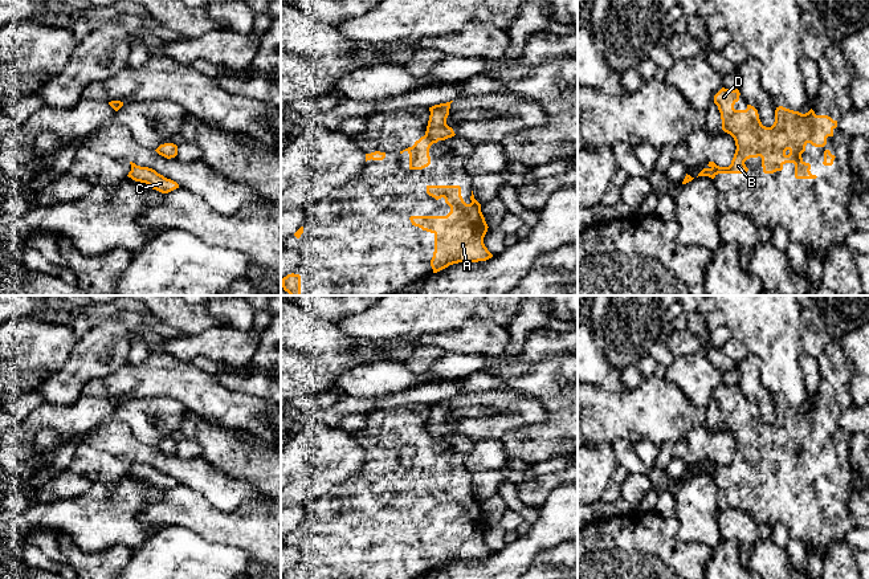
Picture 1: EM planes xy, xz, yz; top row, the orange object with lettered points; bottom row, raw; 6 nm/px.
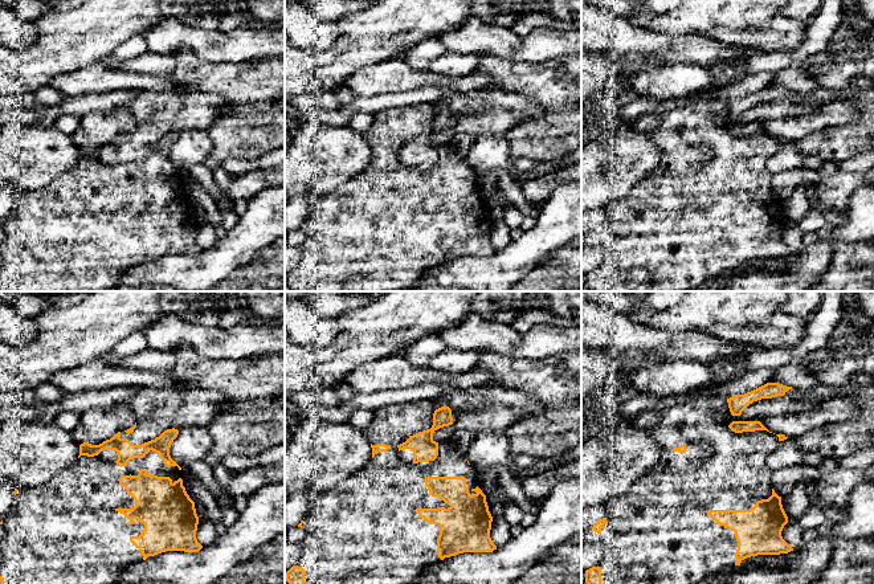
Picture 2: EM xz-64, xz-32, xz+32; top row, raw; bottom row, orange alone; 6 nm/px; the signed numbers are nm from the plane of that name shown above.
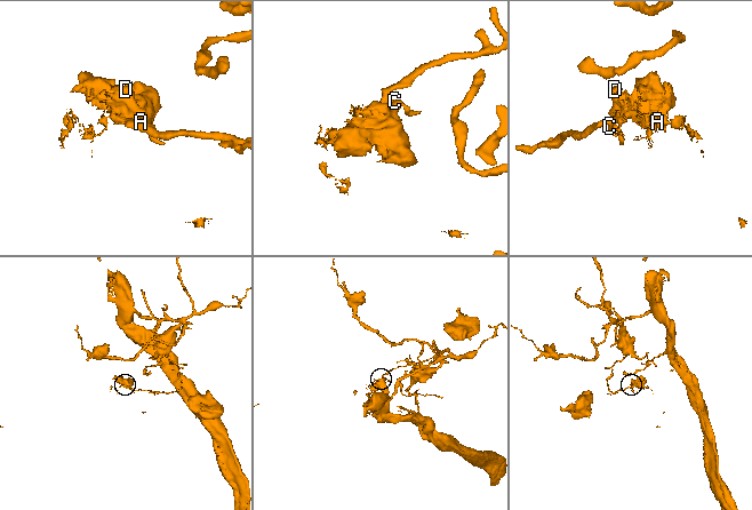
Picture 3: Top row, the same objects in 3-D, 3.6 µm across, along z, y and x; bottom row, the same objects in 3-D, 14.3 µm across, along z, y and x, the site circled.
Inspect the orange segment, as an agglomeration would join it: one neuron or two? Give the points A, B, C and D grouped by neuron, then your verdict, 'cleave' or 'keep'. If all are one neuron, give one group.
groups A B D / C; cleave

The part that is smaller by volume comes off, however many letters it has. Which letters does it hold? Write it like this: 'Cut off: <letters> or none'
Cut off: A, B, D

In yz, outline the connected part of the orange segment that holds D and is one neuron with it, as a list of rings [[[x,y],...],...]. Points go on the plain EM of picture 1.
[[[722,384],[714,392],[722,416],[722,427],[735,437],[735,450],[729,464],[719,464],[709,458],[718,470],[744,470],[748,468],[744,458],[750,454],[762,454],[764,470],[782,468],[786,460],[795,461],[796,476],[816,476],[811,470],[811,461],[805,460],[801,450],[811,440],[815,444],[824,444],[827,435],[833,433],[837,417],[828,412],[816,412],[811,405],[801,411],[783,403],[775,407],[775,419],[771,424],[762,421],[758,407],[747,401],[746,407],[735,407],[739,397],[739,387]]]

